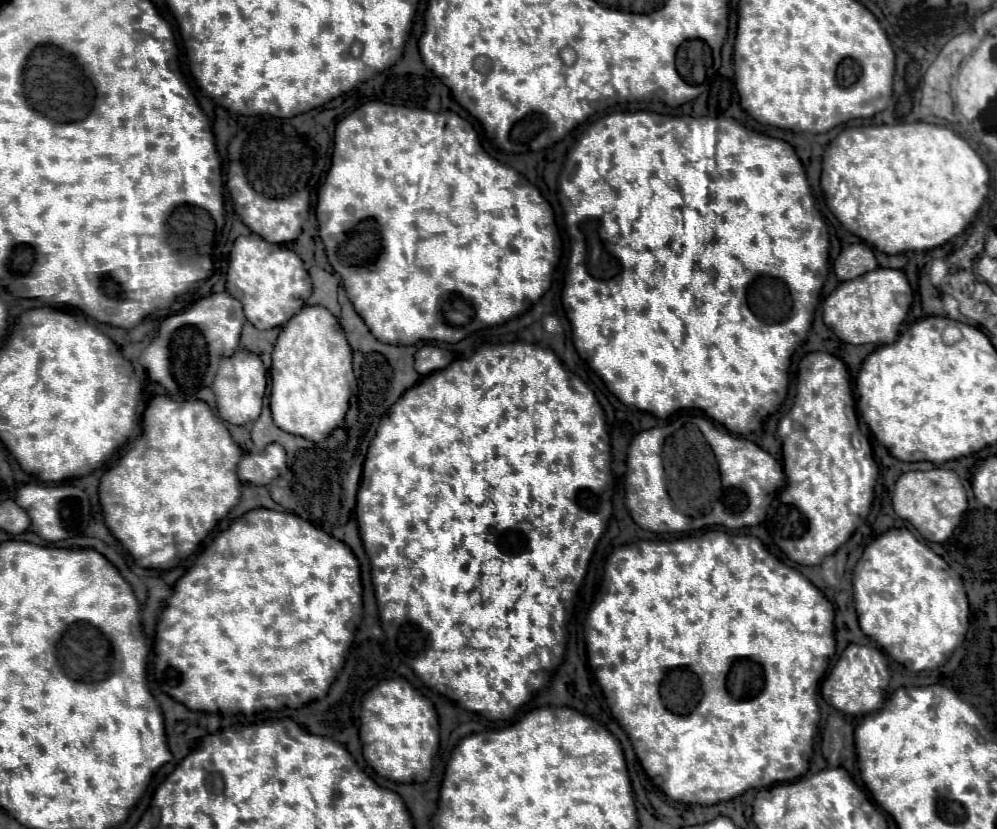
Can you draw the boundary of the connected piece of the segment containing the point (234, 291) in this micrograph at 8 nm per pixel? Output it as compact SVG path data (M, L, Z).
M257 234L239 236L231 248L227 270L227 292L243 304L247 320L257 330L267 330L285 324L297 314L311 294L311 280L301 258L283 246L271 246Z

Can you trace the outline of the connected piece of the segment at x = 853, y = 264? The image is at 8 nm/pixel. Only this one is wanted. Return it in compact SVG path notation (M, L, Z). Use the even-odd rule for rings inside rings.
M859 242L859 244L849 244L841 250L839 258L835 260L833 264L835 268L835 274L837 278L843 282L843 280L851 280L851 278L857 278L865 272L871 272L877 268L877 260L875 260L875 254L873 250Z

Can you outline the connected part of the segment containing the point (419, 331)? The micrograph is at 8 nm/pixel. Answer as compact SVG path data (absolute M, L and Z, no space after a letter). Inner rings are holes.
M367 102L361 108L357 108L353 114L343 118L335 128L335 146L333 146L333 160L327 174L325 184L319 188L319 202L317 202L317 220L319 220L319 236L325 244L327 256L335 272L341 276L343 286L347 284L347 296L357 310L357 314L363 318L363 322L369 326L369 330L387 344L401 344L409 346L419 340L435 340L435 342L459 342L471 332L479 330L483 326L495 326L503 324L505 320L519 316L523 310L527 310L533 302L537 302L551 286L551 270L556 265L561 249L561 240L557 233L553 210L549 202L541 196L541 192L527 182L525 176L521 176L515 168L501 164L497 158L489 156L473 126L463 120L462 117L452 111L429 112L425 108L407 108L407 106L387 106L385 102ZM373 218L381 226L381 250L373 262L361 264L361 266L345 266L337 258L337 248L347 238L347 232L355 228L359 222Z

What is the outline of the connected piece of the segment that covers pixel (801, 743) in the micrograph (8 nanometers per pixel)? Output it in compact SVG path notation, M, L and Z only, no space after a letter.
M709 529L697 536L679 536L673 540L641 540L639 544L619 546L612 553L606 559L598 592L583 623L588 661L605 692L613 716L627 732L635 754L653 785L671 800L688 806L711 806L741 796L751 788L759 790L777 782L801 778L809 768L813 734L818 728L817 702L824 702L822 695L817 694L821 689L819 685L827 674L831 656L835 654L831 602L823 598L823 594L799 570L783 564L769 550L765 550L759 538L751 535Z

